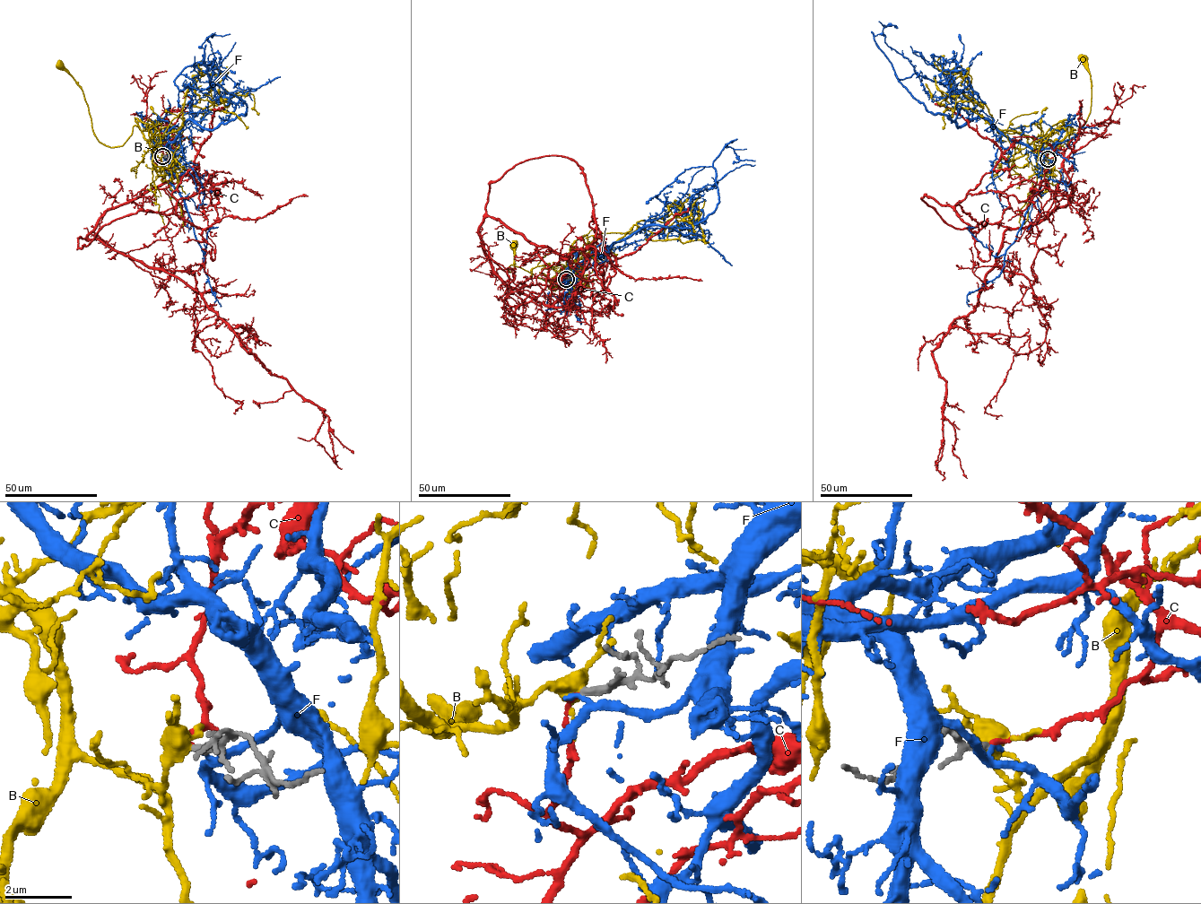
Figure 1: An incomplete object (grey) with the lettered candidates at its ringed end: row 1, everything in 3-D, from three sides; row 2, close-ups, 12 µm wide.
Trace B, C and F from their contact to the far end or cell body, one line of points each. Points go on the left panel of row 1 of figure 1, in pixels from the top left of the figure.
B: (162, 156), (158, 157), (134, 126), (122, 145), (111, 147), (100, 143), (81, 86), (59, 65)
C: (162, 156), (171, 177), (104, 212), (86, 237), (194, 288), (262, 366), (321, 408), (316, 440), (337, 465)
F: (162, 156), (188, 119), (213, 129), (244, 115), (243, 101), (210, 79), (200, 47), (209, 36), (230, 34)

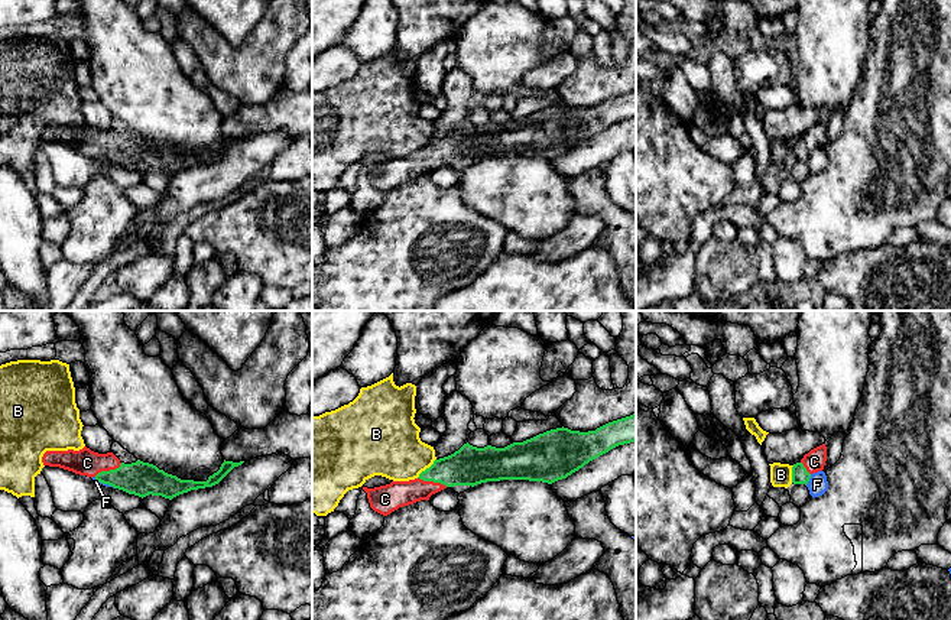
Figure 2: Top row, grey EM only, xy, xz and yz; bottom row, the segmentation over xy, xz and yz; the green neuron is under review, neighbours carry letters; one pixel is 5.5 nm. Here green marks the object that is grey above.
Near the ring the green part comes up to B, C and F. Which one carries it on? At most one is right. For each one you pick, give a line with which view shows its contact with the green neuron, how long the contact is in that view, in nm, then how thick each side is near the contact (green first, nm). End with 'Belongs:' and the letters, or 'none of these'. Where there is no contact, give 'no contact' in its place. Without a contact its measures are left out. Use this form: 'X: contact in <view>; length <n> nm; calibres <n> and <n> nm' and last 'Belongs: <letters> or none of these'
C: contact in xz; length 180 nm; calibres 220 and 150 nm
Belongs: C

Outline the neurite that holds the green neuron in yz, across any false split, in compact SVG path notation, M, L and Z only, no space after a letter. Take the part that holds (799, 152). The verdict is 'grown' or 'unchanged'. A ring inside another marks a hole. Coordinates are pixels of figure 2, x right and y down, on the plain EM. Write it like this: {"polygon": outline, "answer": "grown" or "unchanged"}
{"polygon": "M825 120L811 126L804 134L792 143L792 159L808 160L814 149L822 147L827 137Z", "answer": "grown"}

